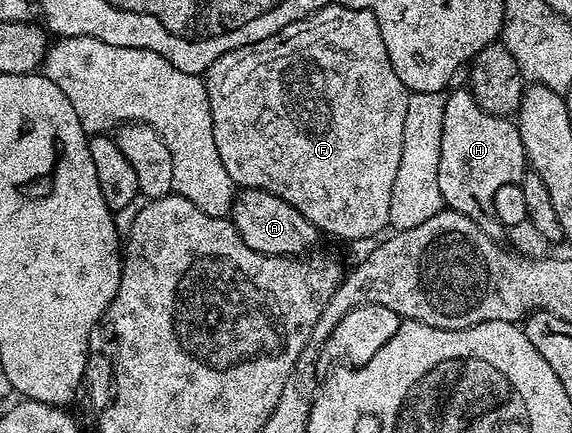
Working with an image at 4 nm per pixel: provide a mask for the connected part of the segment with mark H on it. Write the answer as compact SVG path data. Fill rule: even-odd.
M454 89L446 94L447 102L443 108L437 182L446 208L487 227L495 215L493 195L497 195L501 187L522 182L524 173L528 172L525 147L514 120L481 111L470 89Z

